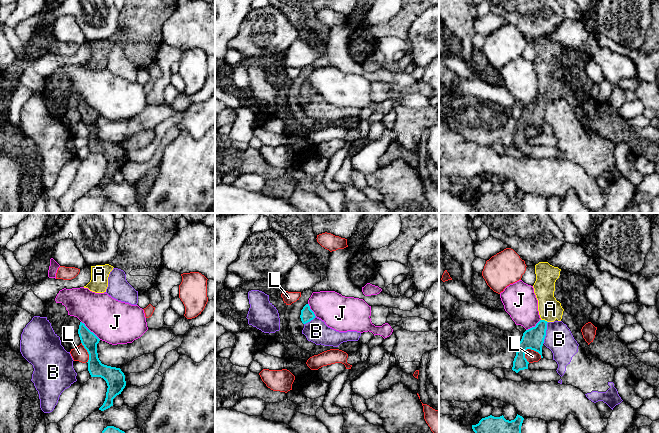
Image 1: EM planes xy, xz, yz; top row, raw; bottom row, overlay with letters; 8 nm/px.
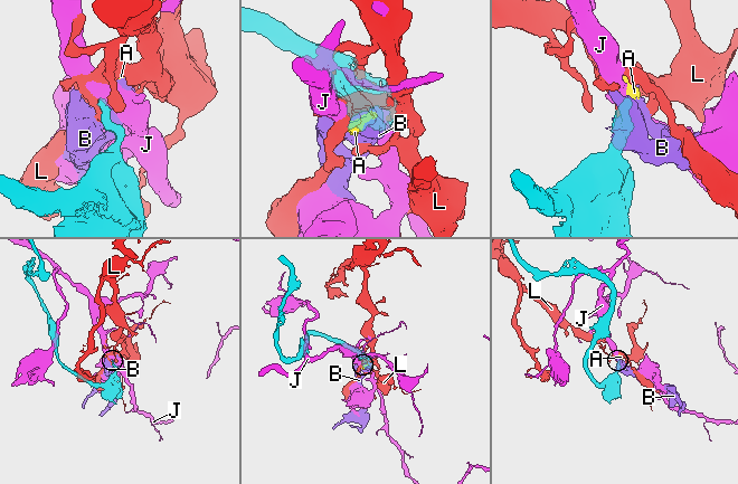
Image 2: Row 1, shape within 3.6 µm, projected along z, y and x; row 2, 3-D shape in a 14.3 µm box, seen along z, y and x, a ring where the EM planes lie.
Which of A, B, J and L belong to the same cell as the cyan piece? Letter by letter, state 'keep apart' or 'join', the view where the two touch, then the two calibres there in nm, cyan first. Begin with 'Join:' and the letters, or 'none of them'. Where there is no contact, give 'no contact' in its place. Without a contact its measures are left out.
Join: A
A: join | yz | 170/180 nm
B: keep apart | yz | 170/220 nm
J: keep apart | xy | 140/340 nm
L: keep apart | yz | 170/100 nm

